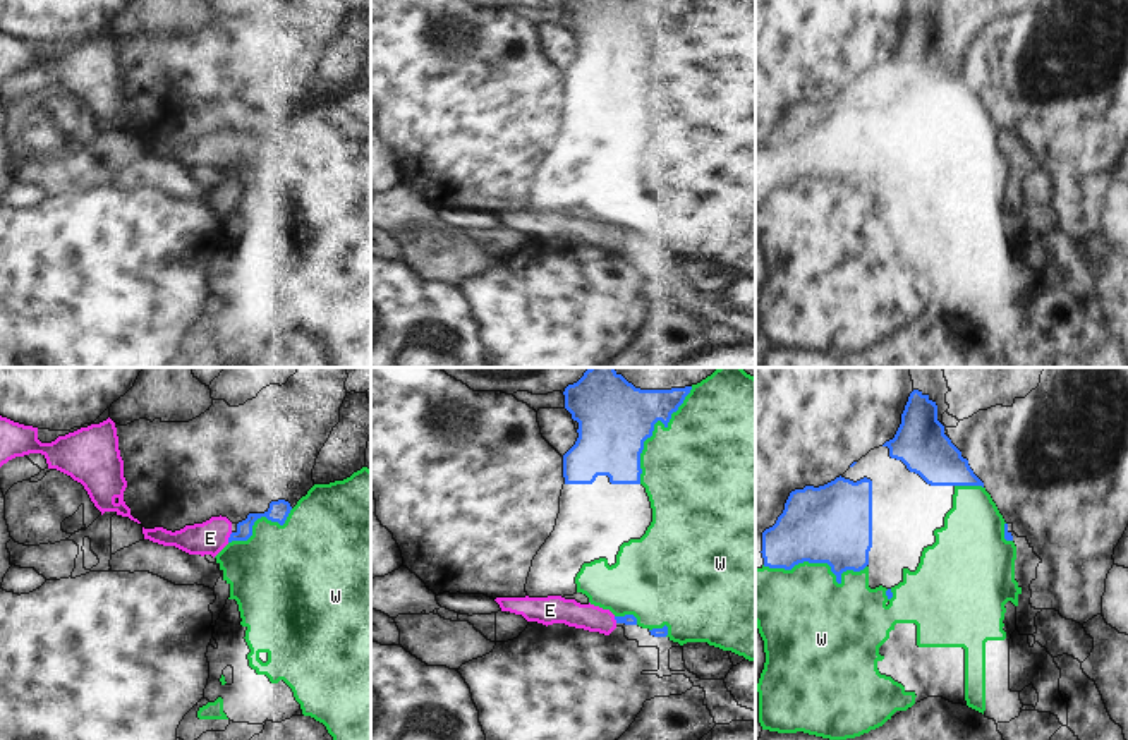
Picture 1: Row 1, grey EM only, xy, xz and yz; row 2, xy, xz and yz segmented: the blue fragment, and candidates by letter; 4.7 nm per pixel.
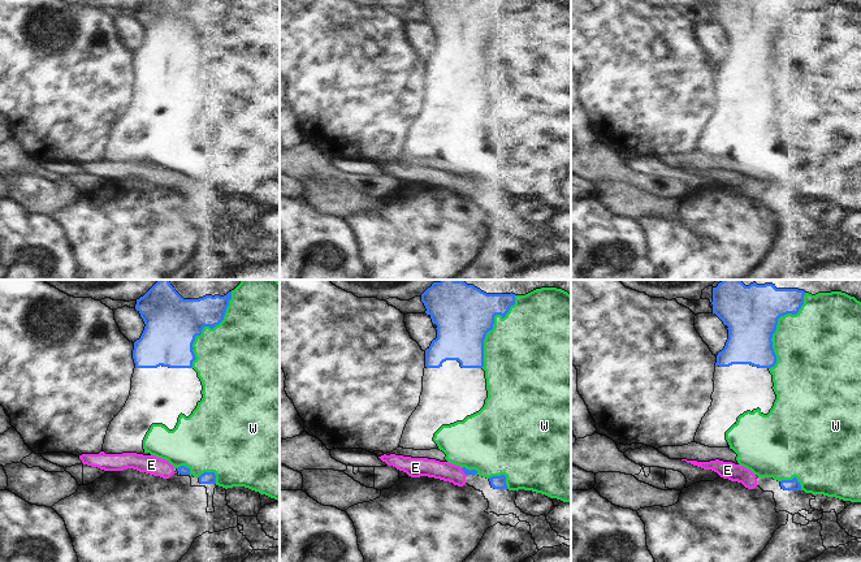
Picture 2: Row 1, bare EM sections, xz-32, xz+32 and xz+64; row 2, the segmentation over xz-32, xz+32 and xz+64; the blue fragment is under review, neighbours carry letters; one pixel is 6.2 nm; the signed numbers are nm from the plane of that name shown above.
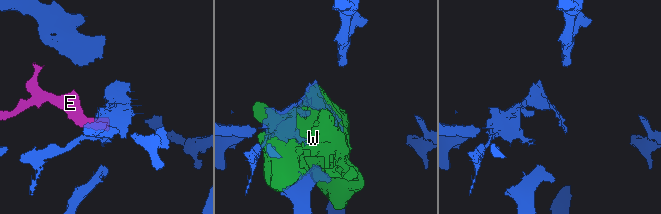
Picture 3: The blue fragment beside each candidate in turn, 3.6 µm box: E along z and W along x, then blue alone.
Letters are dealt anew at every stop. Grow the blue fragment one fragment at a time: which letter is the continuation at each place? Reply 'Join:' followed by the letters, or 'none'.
Join: none

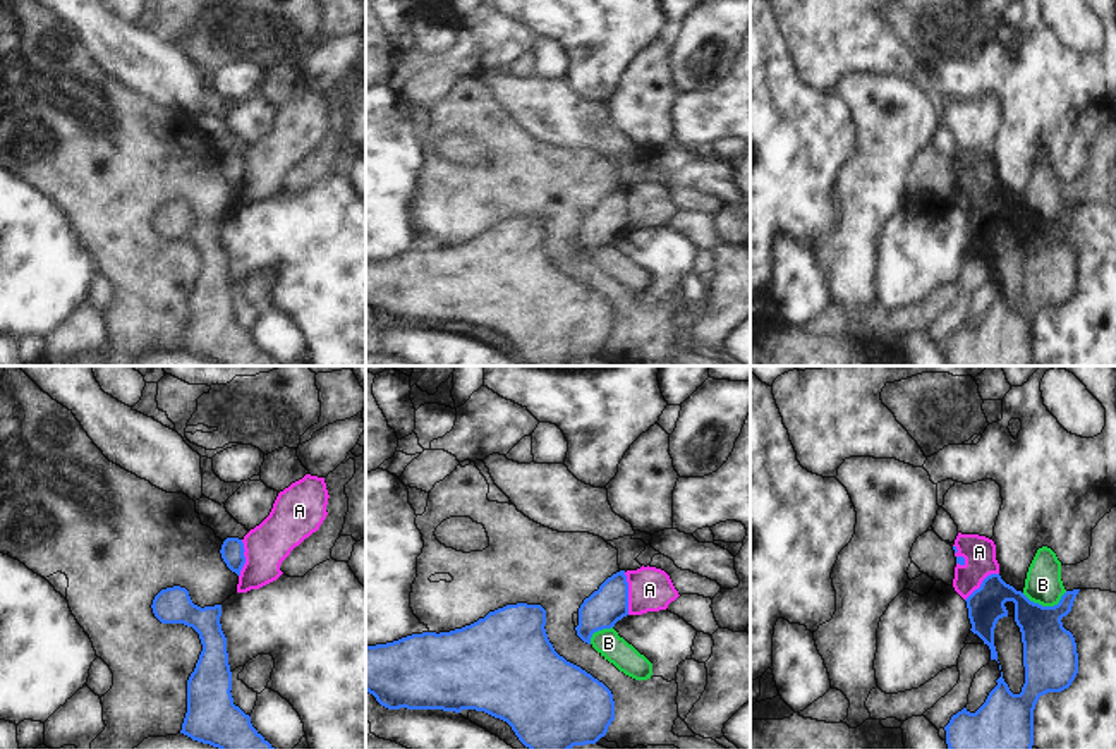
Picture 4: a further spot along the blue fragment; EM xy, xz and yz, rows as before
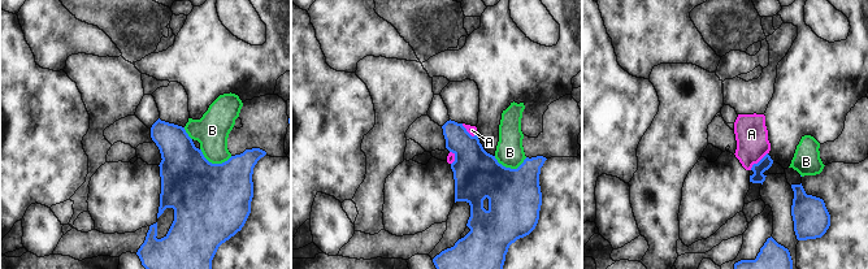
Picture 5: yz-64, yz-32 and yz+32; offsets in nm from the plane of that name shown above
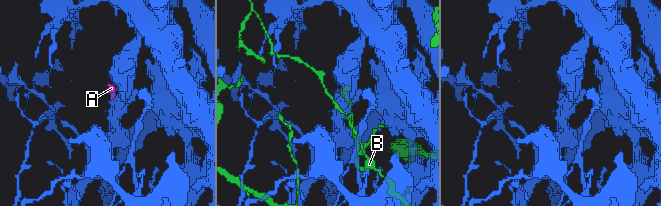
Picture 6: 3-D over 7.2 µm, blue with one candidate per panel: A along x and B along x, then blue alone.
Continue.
Join: none

